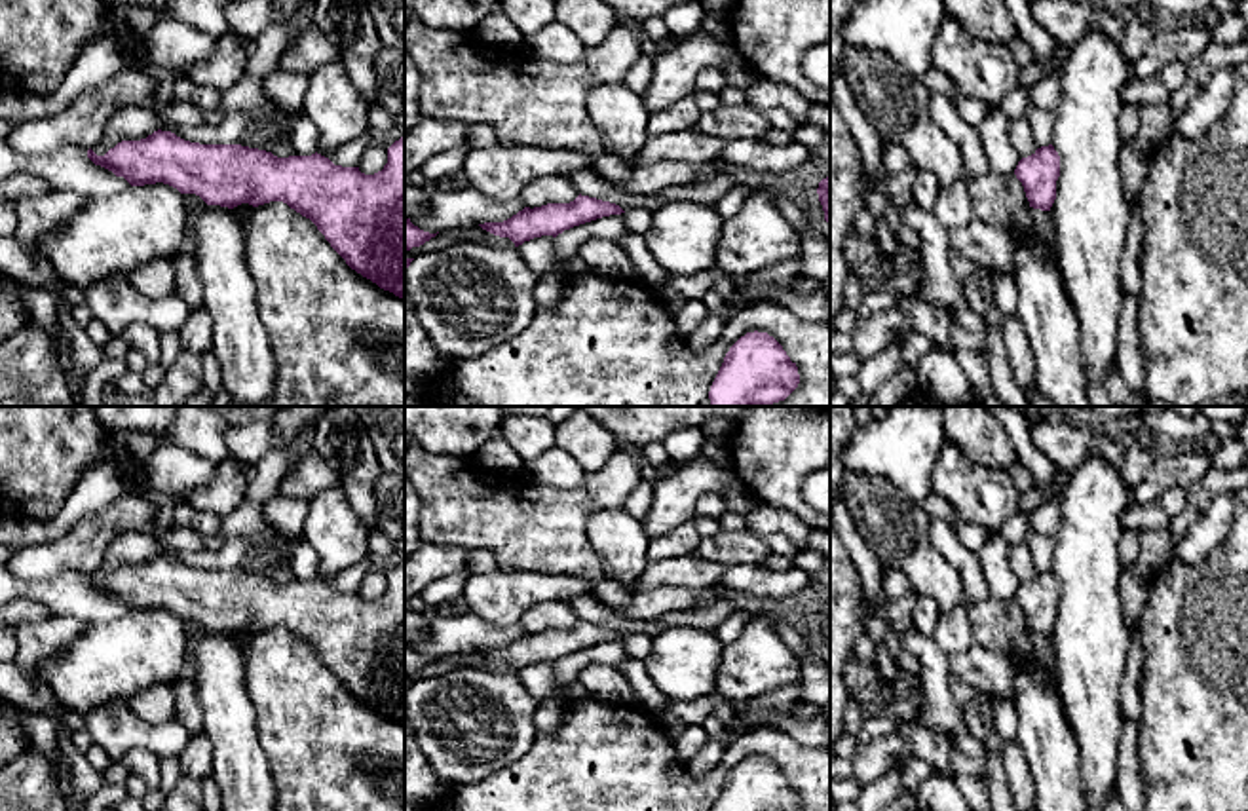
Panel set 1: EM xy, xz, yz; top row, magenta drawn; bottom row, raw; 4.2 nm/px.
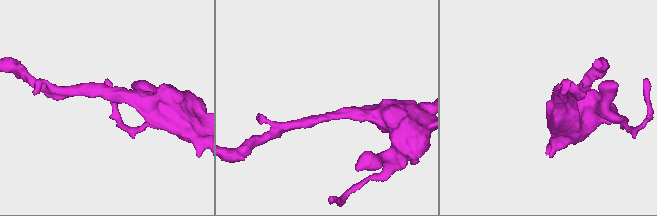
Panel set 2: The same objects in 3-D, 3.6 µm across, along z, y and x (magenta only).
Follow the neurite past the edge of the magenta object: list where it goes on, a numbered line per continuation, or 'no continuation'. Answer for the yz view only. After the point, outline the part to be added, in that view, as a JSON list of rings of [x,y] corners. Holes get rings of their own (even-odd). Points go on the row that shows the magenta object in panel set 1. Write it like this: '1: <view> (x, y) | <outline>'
no continuation

